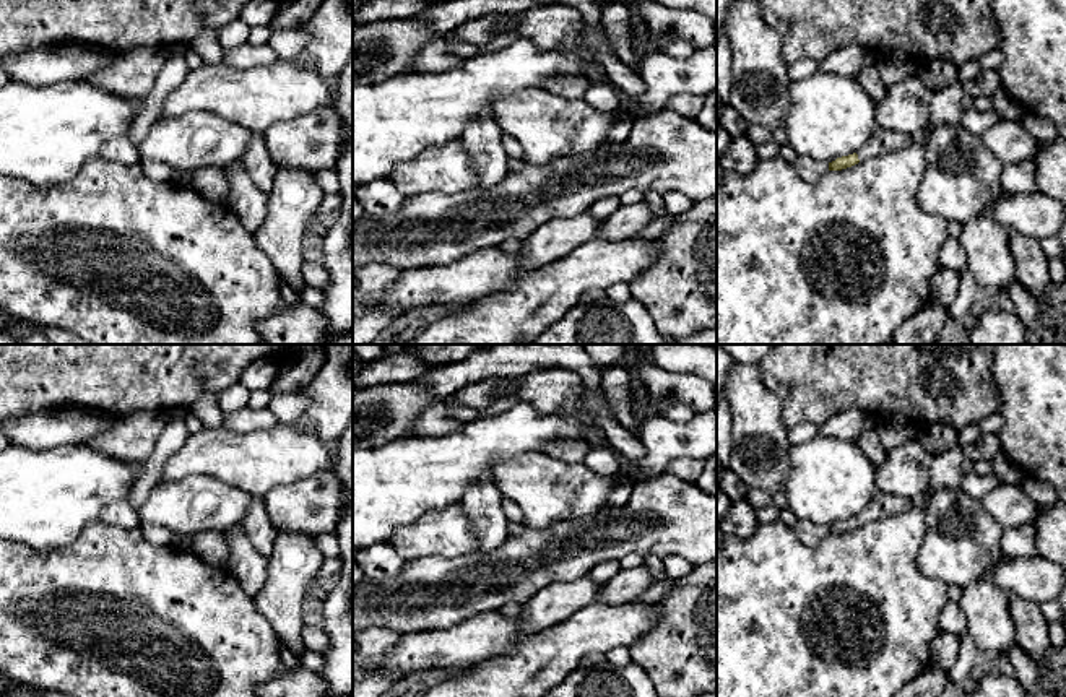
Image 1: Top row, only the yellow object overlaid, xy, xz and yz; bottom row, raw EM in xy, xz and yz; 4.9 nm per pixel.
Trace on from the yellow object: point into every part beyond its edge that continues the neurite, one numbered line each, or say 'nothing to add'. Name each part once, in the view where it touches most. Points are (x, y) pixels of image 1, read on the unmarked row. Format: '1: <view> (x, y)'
1: yz (883, 506)

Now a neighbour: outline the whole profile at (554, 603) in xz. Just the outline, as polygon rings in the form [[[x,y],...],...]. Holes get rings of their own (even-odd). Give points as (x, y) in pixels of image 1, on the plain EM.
[[[588,575],[570,582],[552,582],[525,601],[523,609],[517,616],[520,627],[526,634],[535,634],[557,626],[592,604],[601,587]]]

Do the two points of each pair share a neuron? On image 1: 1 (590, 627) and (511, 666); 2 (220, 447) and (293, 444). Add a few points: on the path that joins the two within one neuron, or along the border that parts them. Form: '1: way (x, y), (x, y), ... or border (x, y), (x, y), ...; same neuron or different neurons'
1: way (571, 640), (530, 666); same neuron
2: way (238, 447), (275, 447); same neuron

